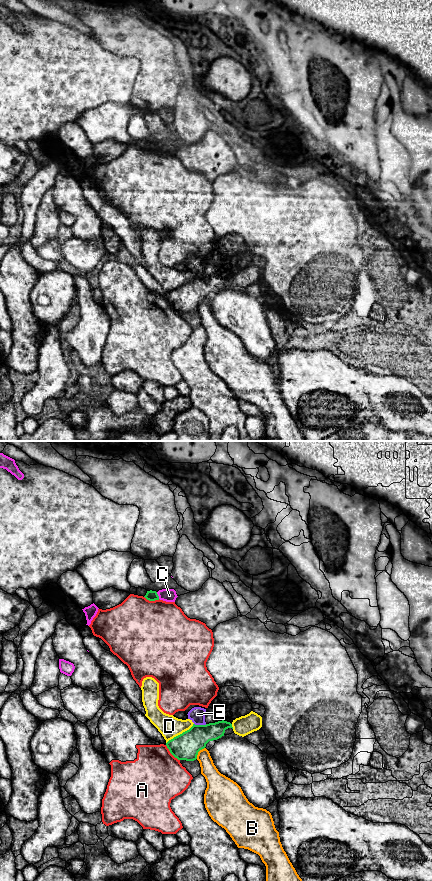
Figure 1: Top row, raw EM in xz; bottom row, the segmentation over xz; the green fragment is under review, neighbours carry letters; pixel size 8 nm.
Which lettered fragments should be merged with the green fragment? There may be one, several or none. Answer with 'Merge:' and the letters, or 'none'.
Merge: none

